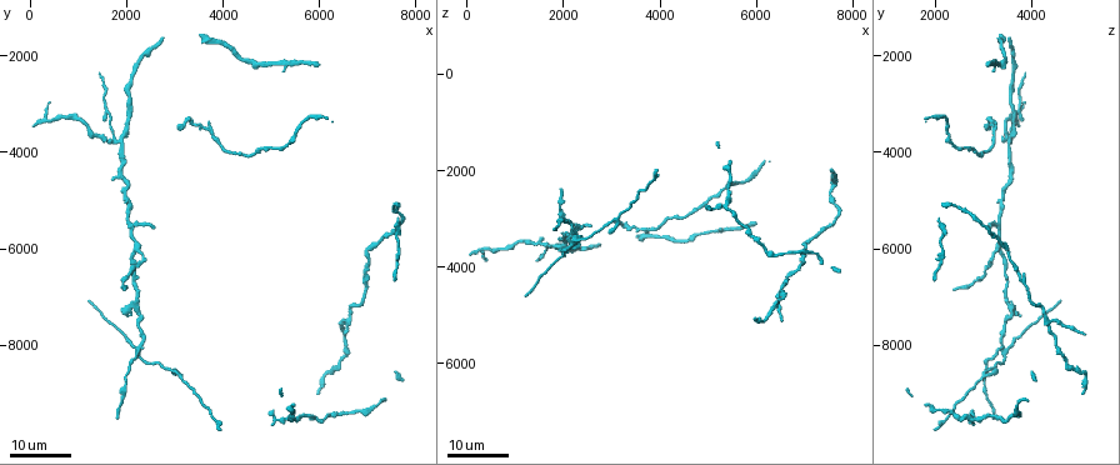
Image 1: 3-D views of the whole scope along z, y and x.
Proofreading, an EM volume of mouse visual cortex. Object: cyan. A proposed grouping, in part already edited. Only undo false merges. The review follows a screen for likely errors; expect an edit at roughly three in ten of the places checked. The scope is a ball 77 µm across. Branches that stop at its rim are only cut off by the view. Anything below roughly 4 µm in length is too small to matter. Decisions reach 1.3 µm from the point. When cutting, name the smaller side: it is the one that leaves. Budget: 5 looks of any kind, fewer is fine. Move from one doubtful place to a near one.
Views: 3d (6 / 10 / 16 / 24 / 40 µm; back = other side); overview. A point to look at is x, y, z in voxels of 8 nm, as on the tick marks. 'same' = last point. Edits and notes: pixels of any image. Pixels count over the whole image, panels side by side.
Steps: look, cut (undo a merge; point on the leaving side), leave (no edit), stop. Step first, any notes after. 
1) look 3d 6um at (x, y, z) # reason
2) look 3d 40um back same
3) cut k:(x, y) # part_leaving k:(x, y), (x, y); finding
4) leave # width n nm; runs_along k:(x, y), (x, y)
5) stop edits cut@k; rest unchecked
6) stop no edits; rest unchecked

look 3d 24um at (2250, 8100, 3350) # side arm on a straight run

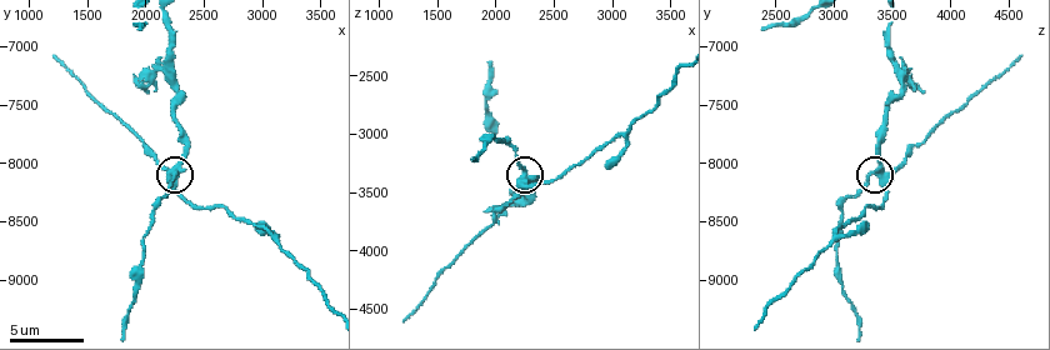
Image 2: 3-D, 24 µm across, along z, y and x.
look 3d 10um at (2260, 8080, 3360)

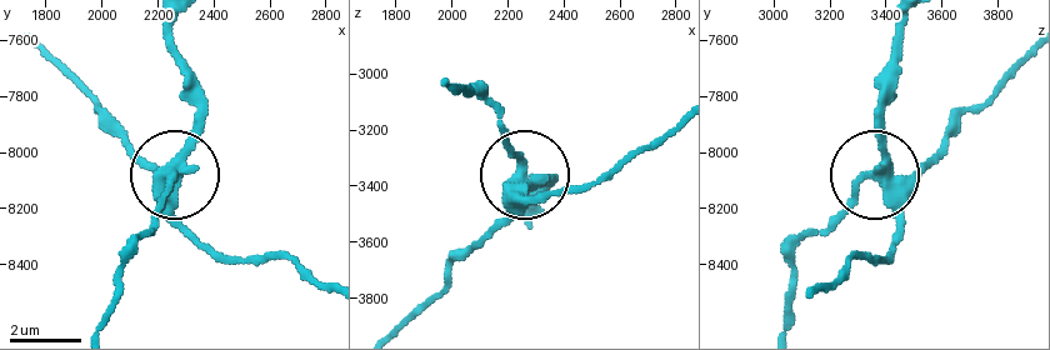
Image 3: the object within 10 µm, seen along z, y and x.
cut 3:(140, 159) # width 360 nm; two cells meet here

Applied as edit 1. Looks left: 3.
look 3d 16um at (2150, 7150, 3650) # looks like a crossing

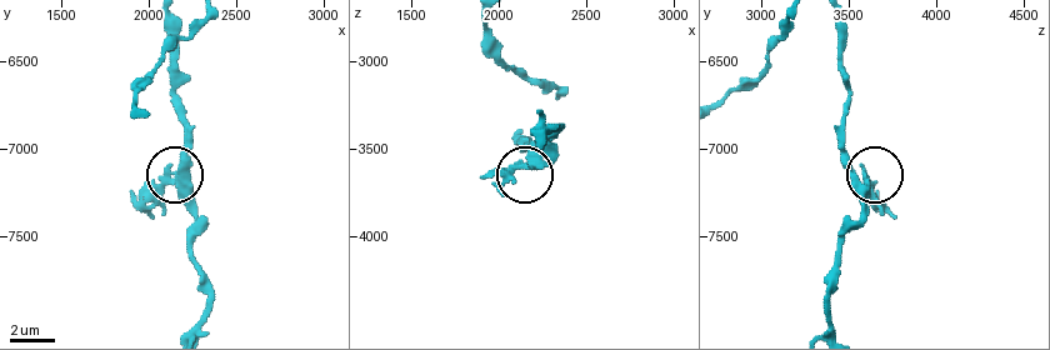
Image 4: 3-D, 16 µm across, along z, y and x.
look 3d 6um same # zoom in

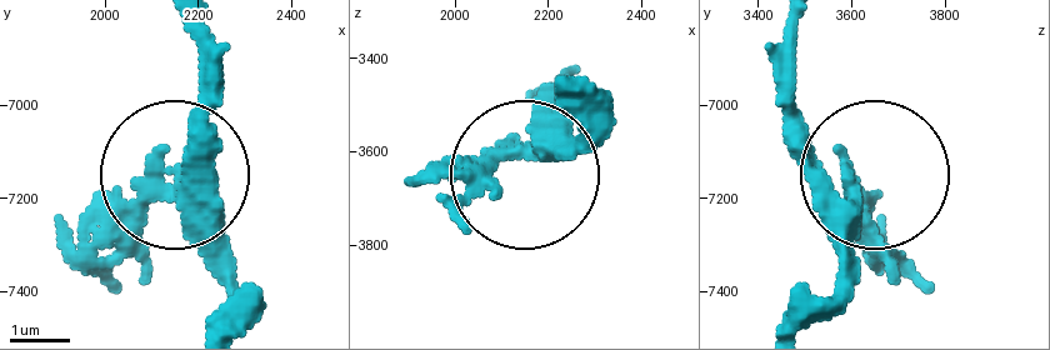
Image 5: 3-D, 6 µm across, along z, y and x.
leave # arms 4; one cell here

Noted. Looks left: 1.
stop edits cut@3; rest unchecked

